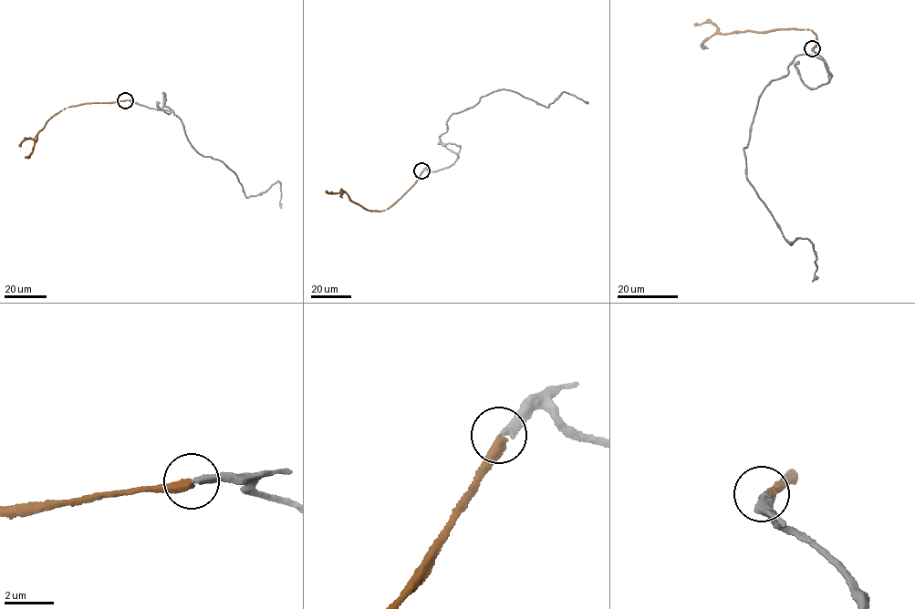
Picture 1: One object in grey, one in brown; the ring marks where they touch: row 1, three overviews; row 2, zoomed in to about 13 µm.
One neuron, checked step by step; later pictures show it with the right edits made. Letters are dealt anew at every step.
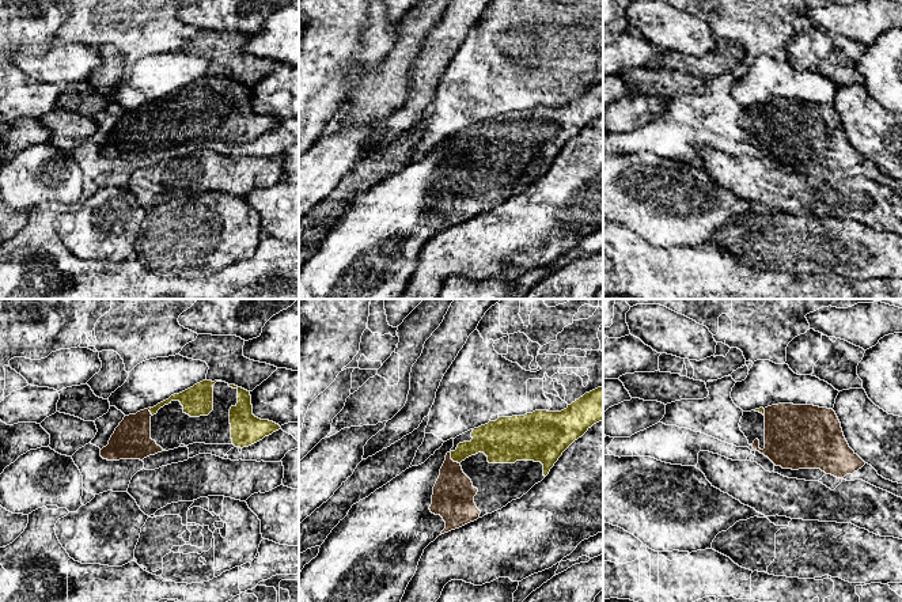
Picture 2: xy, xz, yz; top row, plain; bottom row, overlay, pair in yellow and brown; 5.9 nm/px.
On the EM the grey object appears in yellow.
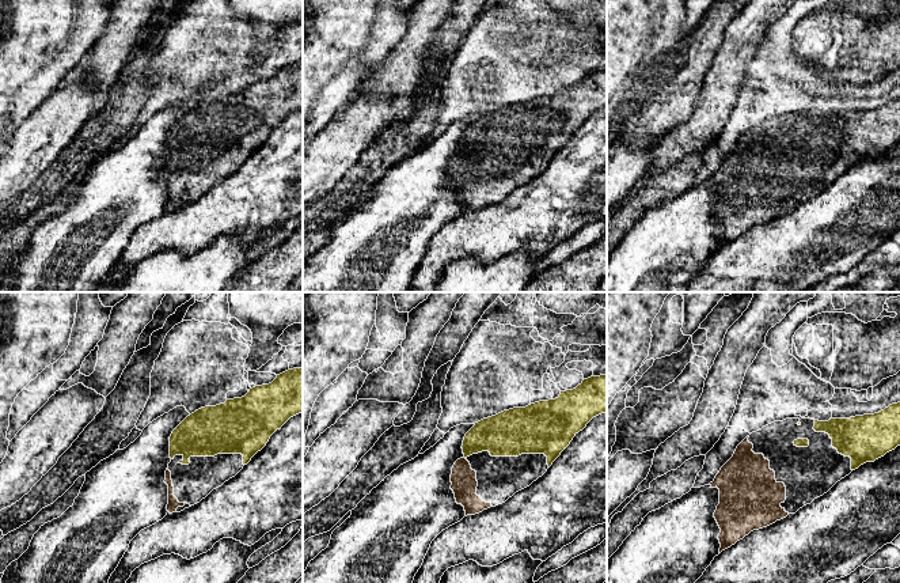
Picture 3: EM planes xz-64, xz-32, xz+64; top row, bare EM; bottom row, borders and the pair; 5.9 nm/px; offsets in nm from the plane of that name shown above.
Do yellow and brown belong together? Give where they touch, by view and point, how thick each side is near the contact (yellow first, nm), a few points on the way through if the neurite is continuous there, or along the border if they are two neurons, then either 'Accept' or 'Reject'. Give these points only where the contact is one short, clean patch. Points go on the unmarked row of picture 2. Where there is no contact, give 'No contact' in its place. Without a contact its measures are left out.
Touches yellow at xz (453, 155). Thickness 180 nm (yellow) against 240 nm. Path across: xz (489, 135), (463, 146), (453, 155), (453, 195). Accept

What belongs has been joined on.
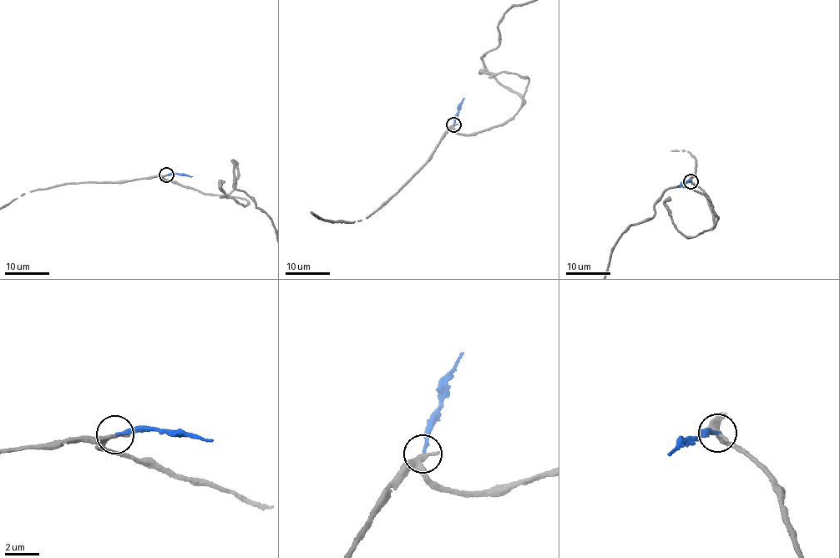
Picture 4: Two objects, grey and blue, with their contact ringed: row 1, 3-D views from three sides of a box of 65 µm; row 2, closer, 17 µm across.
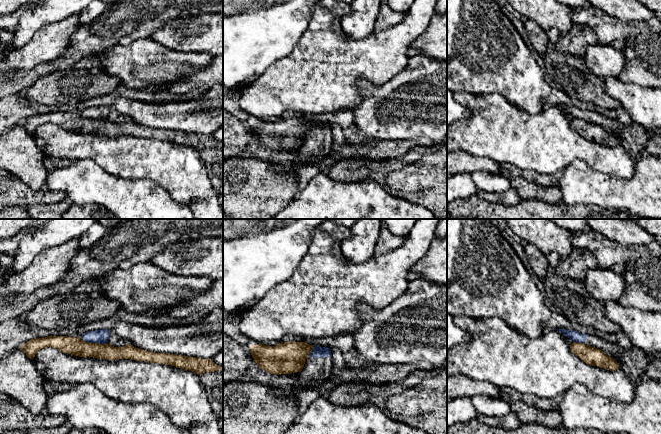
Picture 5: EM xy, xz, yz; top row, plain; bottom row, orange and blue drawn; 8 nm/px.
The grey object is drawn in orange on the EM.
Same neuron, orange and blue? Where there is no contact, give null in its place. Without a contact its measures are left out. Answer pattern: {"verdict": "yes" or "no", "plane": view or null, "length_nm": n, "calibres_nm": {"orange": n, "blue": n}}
{"verdict": "no", "plane": "xy", "length_nm": 220, "calibres_nm": {"orange": 150, "blue": 110}}

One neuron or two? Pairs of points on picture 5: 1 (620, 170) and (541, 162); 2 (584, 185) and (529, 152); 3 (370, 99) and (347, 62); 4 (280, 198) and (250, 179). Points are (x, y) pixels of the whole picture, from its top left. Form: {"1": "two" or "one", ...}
{"1": "one", "2": "two", "3": "two", "4": "one"}

